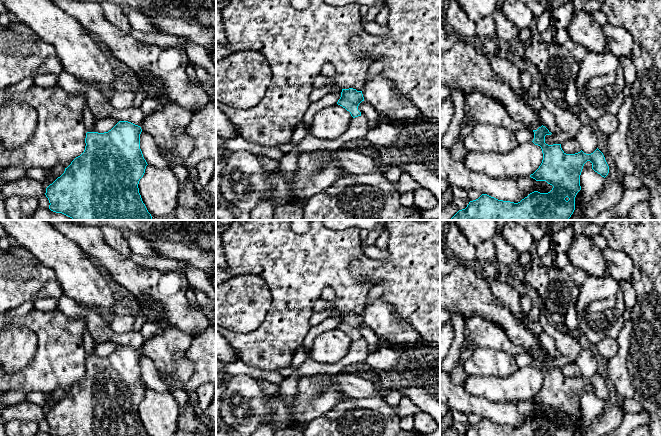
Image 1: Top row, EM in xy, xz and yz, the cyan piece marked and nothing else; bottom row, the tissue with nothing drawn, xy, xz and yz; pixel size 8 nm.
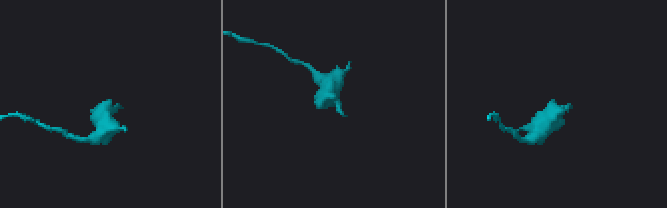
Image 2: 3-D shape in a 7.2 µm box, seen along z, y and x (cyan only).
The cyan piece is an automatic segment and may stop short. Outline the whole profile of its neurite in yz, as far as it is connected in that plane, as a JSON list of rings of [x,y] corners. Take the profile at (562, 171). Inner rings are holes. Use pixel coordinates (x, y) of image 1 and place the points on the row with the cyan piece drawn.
[[[545,126],[533,132],[532,142],[541,147],[543,160],[530,177],[546,181],[553,186],[552,190],[548,193],[534,191],[518,203],[482,194],[451,220],[568,220],[575,210],[575,197],[581,190],[580,175],[584,164],[590,161],[595,172],[604,178],[608,175],[609,166],[598,148],[591,154],[582,150],[566,154],[561,144],[545,143],[545,136],[552,134]]]

